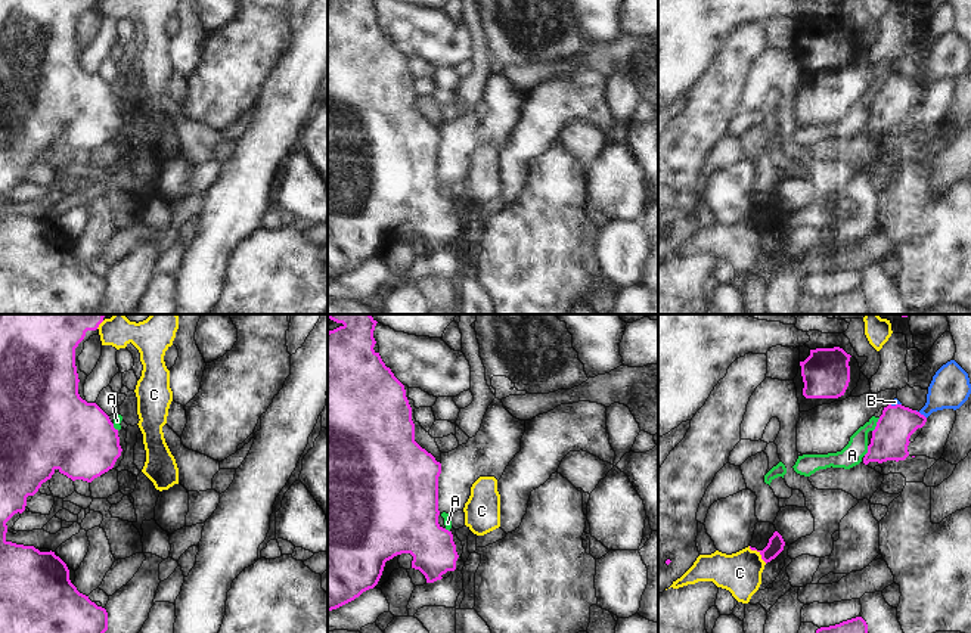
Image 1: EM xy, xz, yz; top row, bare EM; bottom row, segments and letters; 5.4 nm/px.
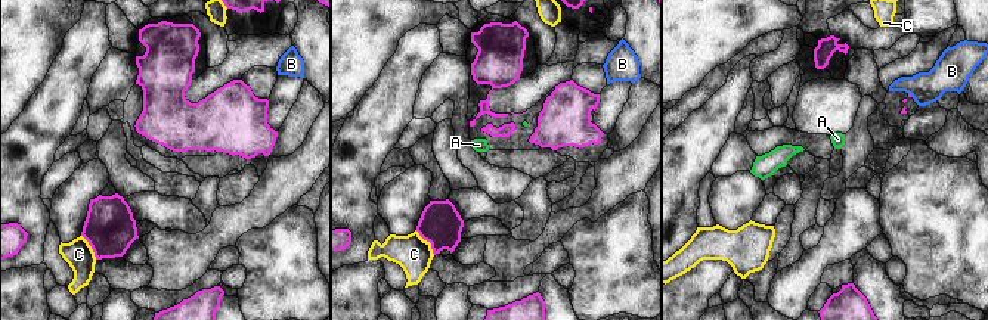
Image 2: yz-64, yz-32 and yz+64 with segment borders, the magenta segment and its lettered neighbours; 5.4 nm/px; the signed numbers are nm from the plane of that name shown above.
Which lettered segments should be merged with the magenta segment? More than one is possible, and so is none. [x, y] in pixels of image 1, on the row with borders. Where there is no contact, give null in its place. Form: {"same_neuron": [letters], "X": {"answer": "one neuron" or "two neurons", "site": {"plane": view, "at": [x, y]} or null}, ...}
{"same_neuron": [], "A": {"answer": "two neurons", "site": {"plane": "yz", "at": [877, 425]}}, "B": {"answer": "two neurons", "site": {"plane": "yz", "at": [920, 413]}}, "C": {"answer": "two neurons", "site": {"plane": "yz", "at": [760, 554]}}}

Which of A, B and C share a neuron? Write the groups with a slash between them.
A B / C

